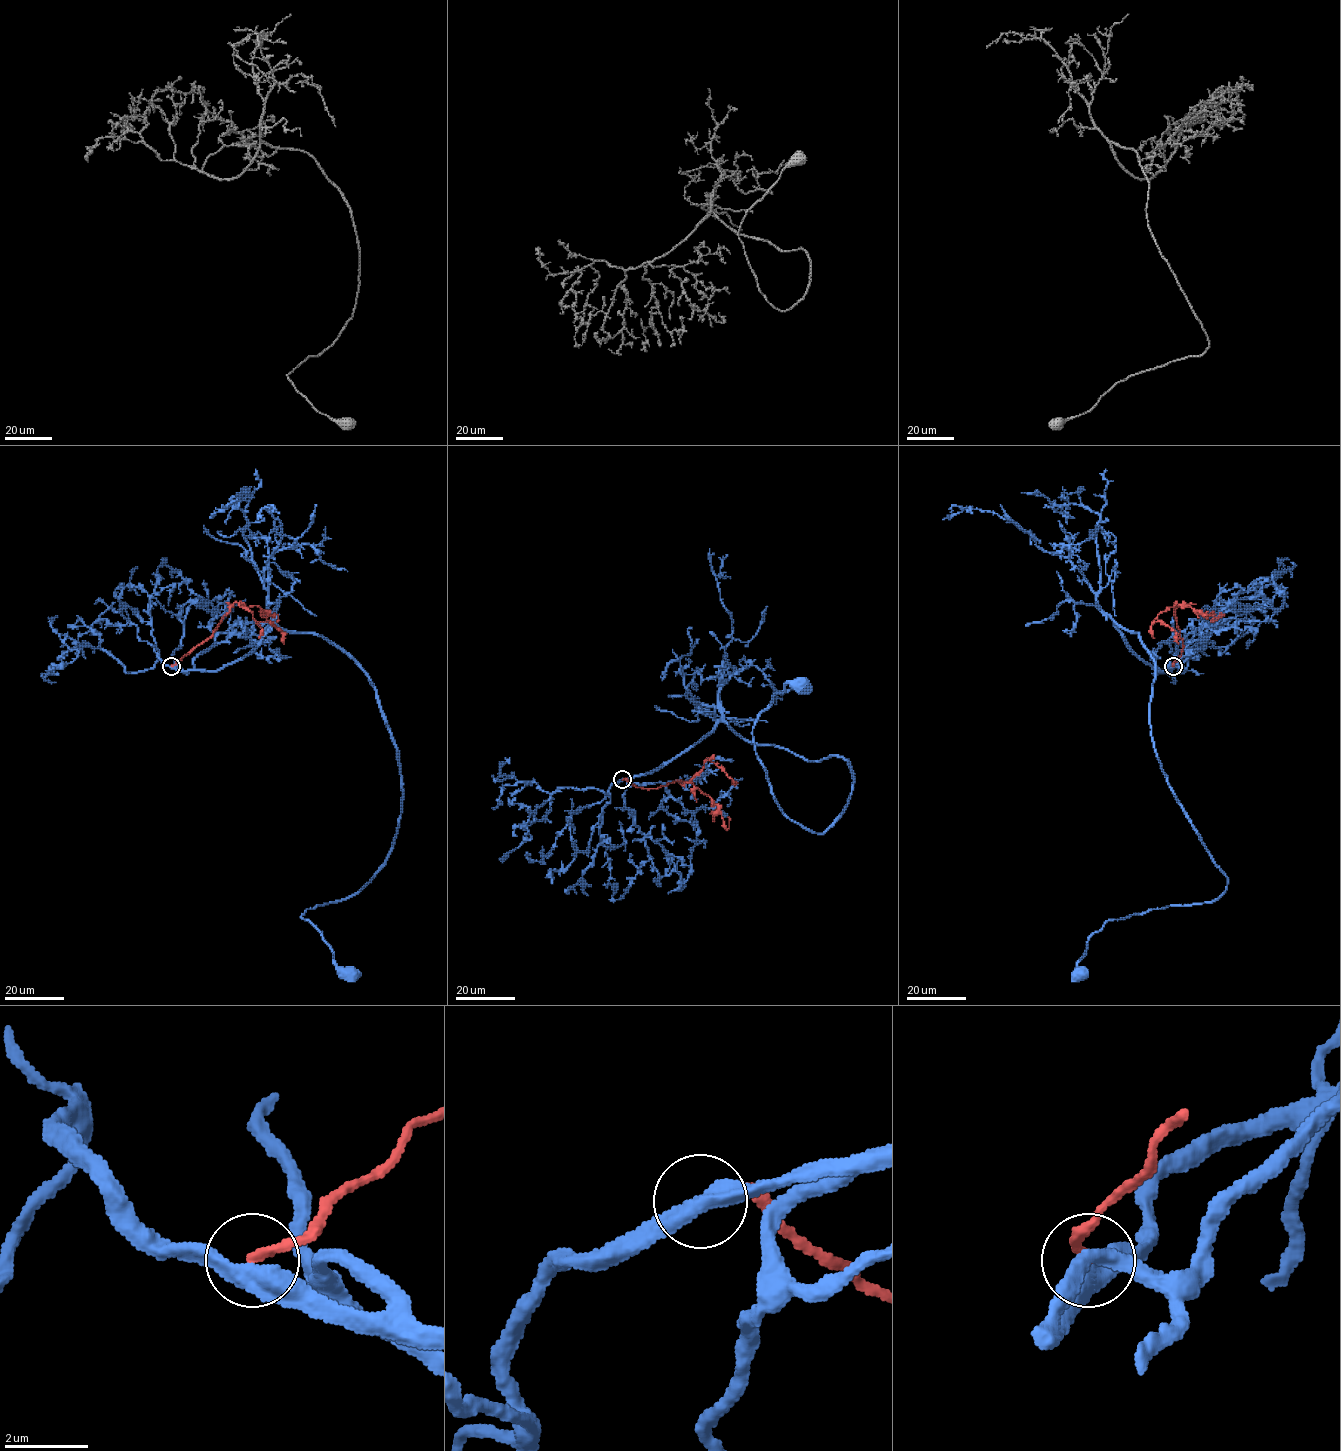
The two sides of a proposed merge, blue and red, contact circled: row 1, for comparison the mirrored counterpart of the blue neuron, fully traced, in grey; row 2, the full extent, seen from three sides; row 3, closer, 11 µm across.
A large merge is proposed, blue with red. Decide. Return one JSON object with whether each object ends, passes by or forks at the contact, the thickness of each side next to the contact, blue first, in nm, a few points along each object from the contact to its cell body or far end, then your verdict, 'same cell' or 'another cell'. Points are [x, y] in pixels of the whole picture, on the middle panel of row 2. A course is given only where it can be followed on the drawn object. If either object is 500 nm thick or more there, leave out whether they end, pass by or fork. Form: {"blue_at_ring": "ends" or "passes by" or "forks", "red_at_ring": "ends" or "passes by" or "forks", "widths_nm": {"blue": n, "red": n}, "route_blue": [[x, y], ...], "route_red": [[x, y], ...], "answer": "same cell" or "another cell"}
{"blue_at_ring": "passes by", "red_at_ring": "ends", "widths_nm": {"blue": 480, "red": 240}, "route_blue": [[622, 779], [722, 721], [848, 761], [853, 788], [822, 833], [780, 808], [754, 746], [774, 696], [801, 687]], "route_red": [[622, 779], [647, 789], [677, 781], [688, 782], [703, 763], [710, 760], [734, 784]], "answer": "another cell"}

